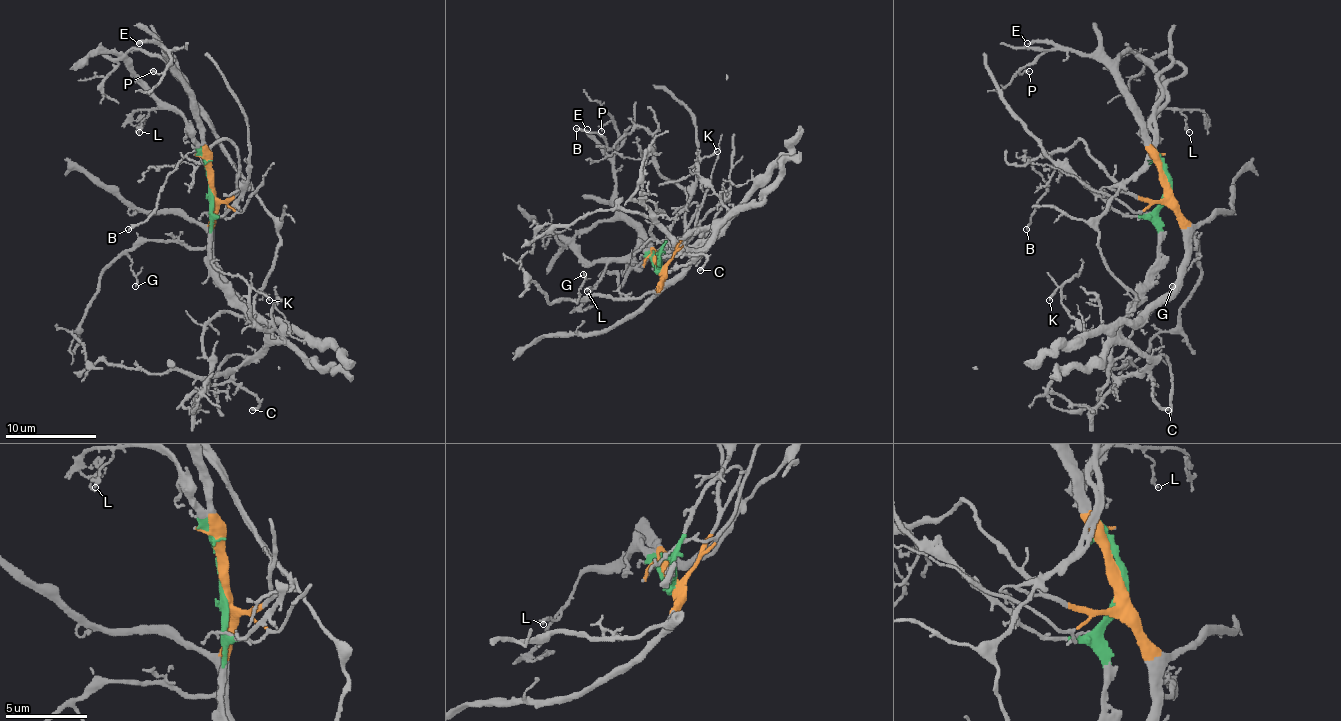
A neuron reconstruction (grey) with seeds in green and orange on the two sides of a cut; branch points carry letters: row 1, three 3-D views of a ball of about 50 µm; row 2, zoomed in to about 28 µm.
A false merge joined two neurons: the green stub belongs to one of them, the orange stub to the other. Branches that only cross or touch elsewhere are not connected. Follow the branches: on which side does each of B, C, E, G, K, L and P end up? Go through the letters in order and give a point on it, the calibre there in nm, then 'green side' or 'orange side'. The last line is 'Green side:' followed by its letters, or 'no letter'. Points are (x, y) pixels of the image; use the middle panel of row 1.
B: place (576, 128); calibre 180 nm; orange side
C: place (700, 270); calibre 220 nm; green side
E: place (587, 129); calibre 280 nm; orange side
G: place (583, 274); calibre 130 nm; orange side
K: place (717, 151); calibre 120 nm; green side
L: place (587, 291); calibre 150 nm; green side
P: place (601, 131); calibre 130 nm; orange side
Green side: C, K, L

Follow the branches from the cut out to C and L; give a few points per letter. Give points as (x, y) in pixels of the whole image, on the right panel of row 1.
C: (1166, 186), (1166, 202), (1157, 213), (1157, 271), (1130, 303), (1121, 332), (1146, 355), (1155, 401), (1169, 410)
L: (1166, 186), (1166, 163), (1148, 142), (1148, 122), (1160, 108), (1176, 108), (1189, 131)

